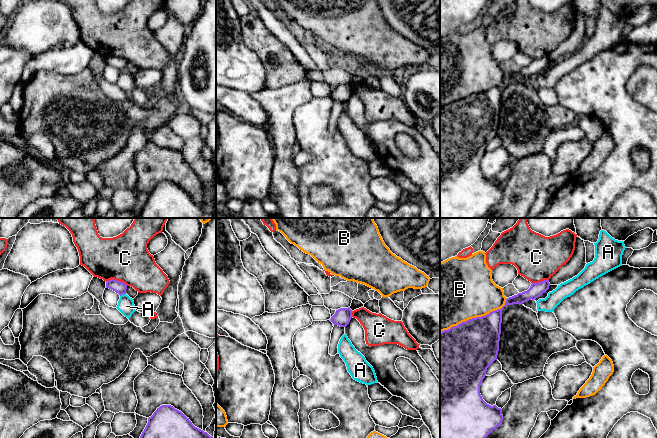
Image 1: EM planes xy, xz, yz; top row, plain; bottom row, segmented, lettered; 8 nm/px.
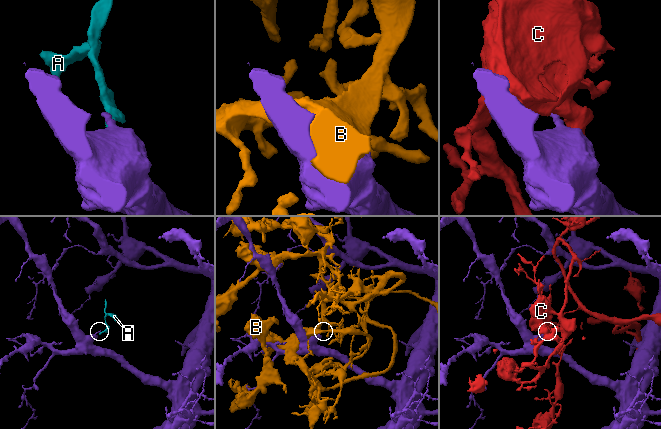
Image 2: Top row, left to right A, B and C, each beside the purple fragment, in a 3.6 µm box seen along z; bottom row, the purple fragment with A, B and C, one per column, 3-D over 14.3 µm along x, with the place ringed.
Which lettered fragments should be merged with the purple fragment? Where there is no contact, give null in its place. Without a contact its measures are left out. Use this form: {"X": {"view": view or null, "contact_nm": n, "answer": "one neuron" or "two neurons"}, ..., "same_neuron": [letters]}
{"A": {"view": "xy", "contact_nm": 50, "answer": "two neurons"}, "B": {"view": "yz", "contact_nm": 600, "answer": "two neurons"}, "C": {"view": "xy", "contact_nm": 180, "answer": "two neurons"}, "same_neuron": []}

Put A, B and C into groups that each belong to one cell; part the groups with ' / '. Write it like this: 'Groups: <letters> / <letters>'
Groups: A / B / C

